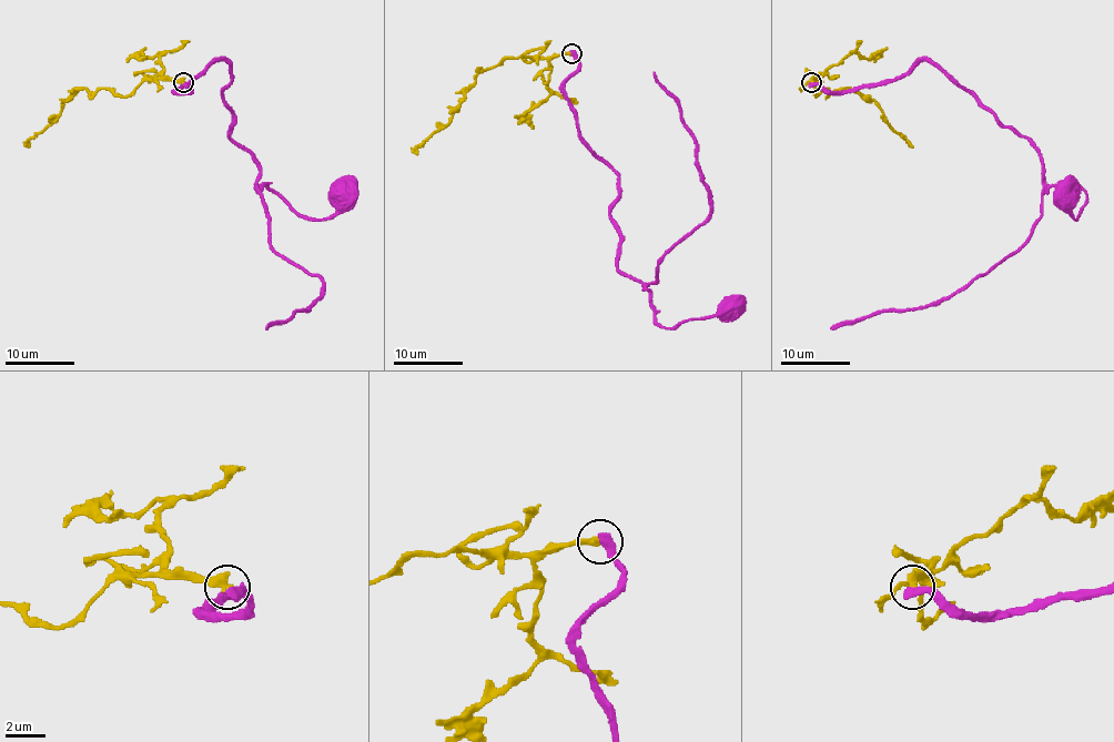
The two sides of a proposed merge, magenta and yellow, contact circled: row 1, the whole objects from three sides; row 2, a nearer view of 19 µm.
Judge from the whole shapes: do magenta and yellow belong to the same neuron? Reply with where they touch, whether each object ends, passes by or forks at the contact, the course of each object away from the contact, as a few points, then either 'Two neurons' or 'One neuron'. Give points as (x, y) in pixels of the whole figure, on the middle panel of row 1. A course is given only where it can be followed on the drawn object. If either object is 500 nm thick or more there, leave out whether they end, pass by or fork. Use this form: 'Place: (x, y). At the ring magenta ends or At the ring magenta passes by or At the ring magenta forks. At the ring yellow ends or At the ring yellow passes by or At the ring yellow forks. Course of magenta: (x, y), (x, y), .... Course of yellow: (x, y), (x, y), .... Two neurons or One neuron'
Place: (571, 53). At the ring magenta ends. At the ring yellow ends. Course of magenta: (571, 53), (563, 93), (578, 136), (618, 176), (618, 270), (646, 283), (661, 326), (730, 304). Course of yellow: (571, 53), (505, 57), (496, 65), (480, 71), (449, 123), (418, 145), (415, 154). Two neurons

